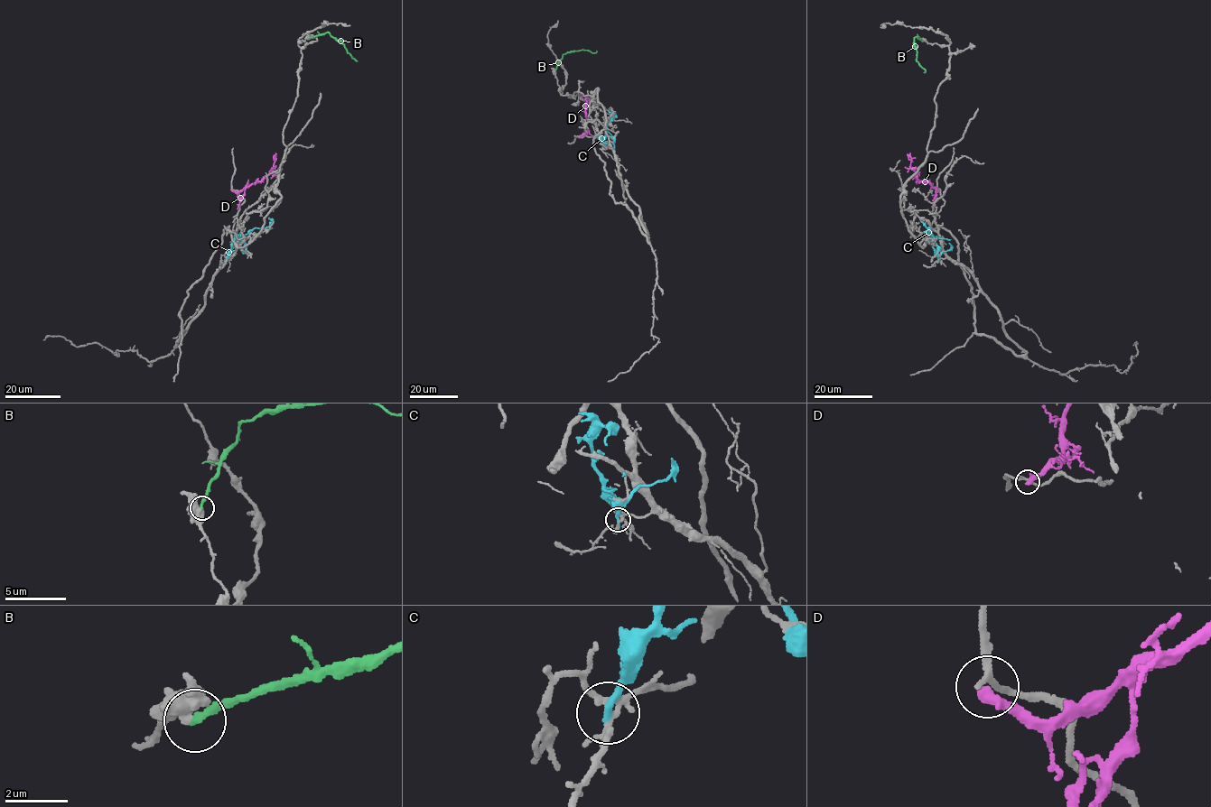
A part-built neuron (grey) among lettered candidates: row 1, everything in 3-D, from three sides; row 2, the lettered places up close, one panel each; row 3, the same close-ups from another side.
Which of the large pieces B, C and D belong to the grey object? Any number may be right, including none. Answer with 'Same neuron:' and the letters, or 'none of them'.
Same neuron: none of them

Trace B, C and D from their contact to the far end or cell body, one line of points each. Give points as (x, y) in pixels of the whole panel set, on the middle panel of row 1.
B: (555, 70), (565, 53), (582, 50), (597, 51)
C: (606, 148), (600, 138), (605, 135), (608, 124), (615, 115), (608, 110)
D: (579, 136), (584, 133), (587, 118), (585, 97), (581, 94)

